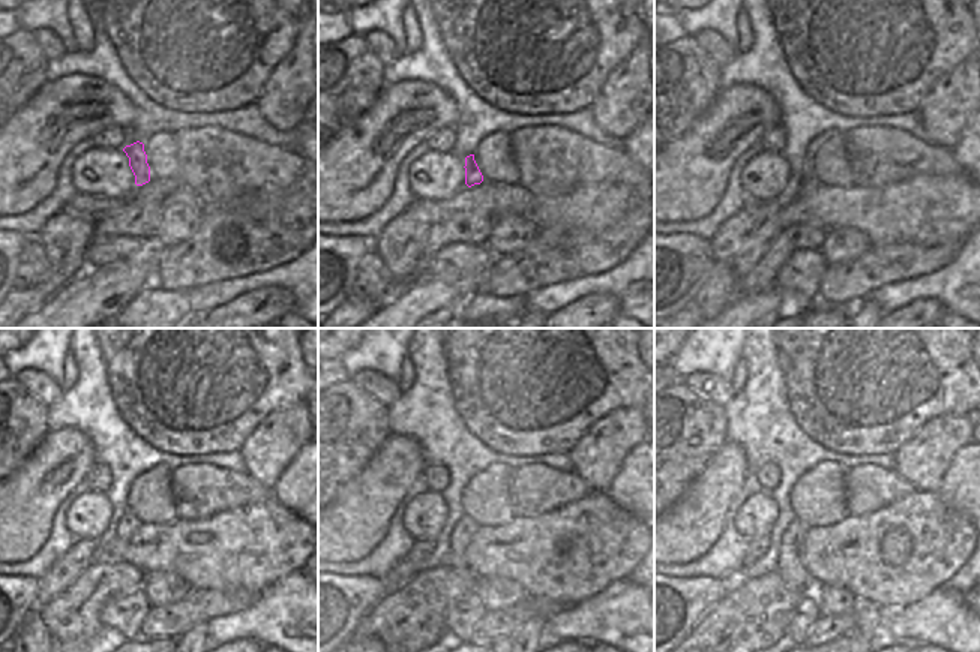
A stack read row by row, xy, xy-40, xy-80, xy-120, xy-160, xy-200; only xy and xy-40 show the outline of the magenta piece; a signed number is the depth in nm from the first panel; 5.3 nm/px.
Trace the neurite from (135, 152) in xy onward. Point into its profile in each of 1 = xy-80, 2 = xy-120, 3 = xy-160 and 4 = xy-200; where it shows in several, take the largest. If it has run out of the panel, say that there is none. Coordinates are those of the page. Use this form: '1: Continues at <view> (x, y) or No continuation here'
1: Continues at xy-80 (808, 183)
2: Continues at xy-120 (128, 526)
3: Continues at xy-160 (464, 529)
4: Continues at xy-200 (791, 568)

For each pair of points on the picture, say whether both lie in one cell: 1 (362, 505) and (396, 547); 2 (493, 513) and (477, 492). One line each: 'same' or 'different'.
1: different
2: same

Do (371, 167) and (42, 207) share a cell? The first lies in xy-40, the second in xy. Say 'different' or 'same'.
different

